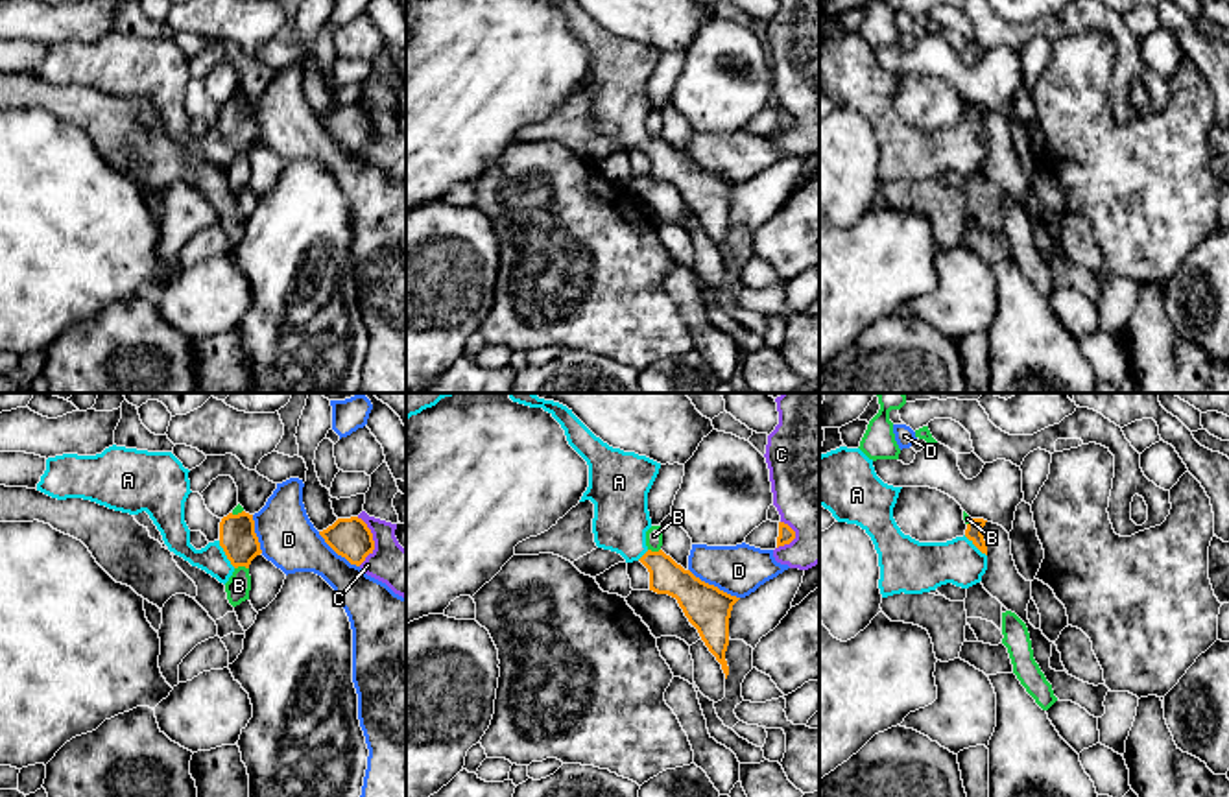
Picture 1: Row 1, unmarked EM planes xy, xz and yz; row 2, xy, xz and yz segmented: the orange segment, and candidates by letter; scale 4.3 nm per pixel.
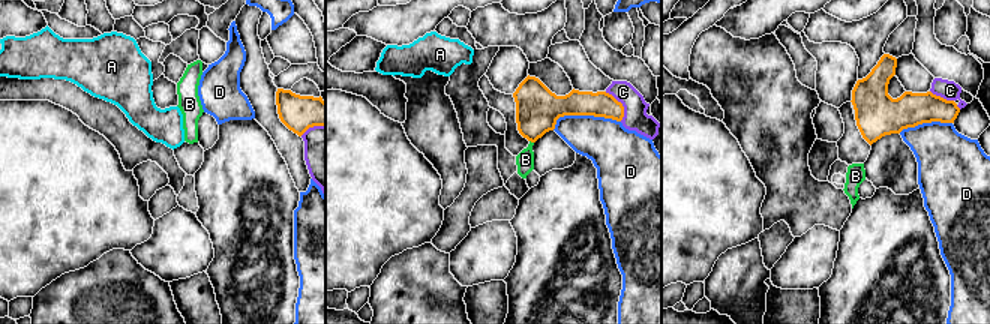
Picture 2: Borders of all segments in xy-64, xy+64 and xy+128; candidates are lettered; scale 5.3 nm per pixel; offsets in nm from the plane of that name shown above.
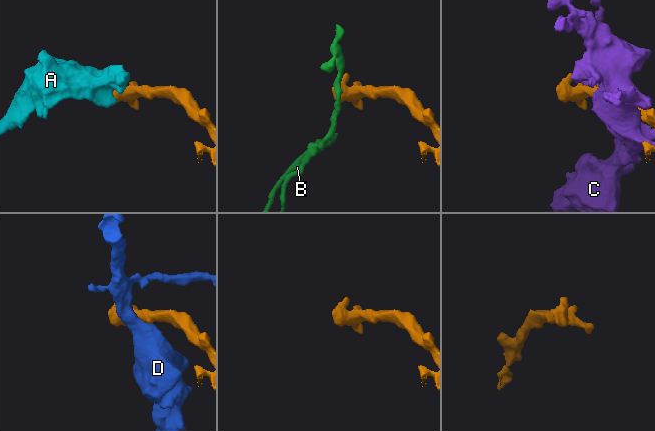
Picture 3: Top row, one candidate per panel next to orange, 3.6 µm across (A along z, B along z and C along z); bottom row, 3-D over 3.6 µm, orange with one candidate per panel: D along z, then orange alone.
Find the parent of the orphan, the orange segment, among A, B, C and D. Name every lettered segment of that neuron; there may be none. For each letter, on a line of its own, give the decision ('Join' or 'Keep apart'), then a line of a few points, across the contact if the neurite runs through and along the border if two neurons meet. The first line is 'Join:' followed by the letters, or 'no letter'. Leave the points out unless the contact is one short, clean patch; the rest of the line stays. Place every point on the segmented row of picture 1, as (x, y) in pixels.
Join: A
A: Join. Line: xy (237, 532), (237, 543), (226, 554), (194, 556), (174, 530)
B: Keep apart. Line: xy (248, 567), (235, 569)
C: Keep apart
D: Keep apart

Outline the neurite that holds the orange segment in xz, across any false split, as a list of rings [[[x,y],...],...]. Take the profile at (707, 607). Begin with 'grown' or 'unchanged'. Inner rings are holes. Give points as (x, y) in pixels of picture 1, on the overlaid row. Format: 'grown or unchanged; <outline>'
grown; [[[535,393],[507,395],[513,402],[543,408],[561,424],[568,445],[589,465],[589,487],[579,502],[594,504],[596,546],[620,553],[626,563],[640,561],[648,568],[650,590],[677,600],[727,679],[729,618],[740,598],[701,581],[662,550],[651,552],[646,546],[646,531],[651,528],[648,493],[661,463],[609,446],[559,402],[539,398]]]

